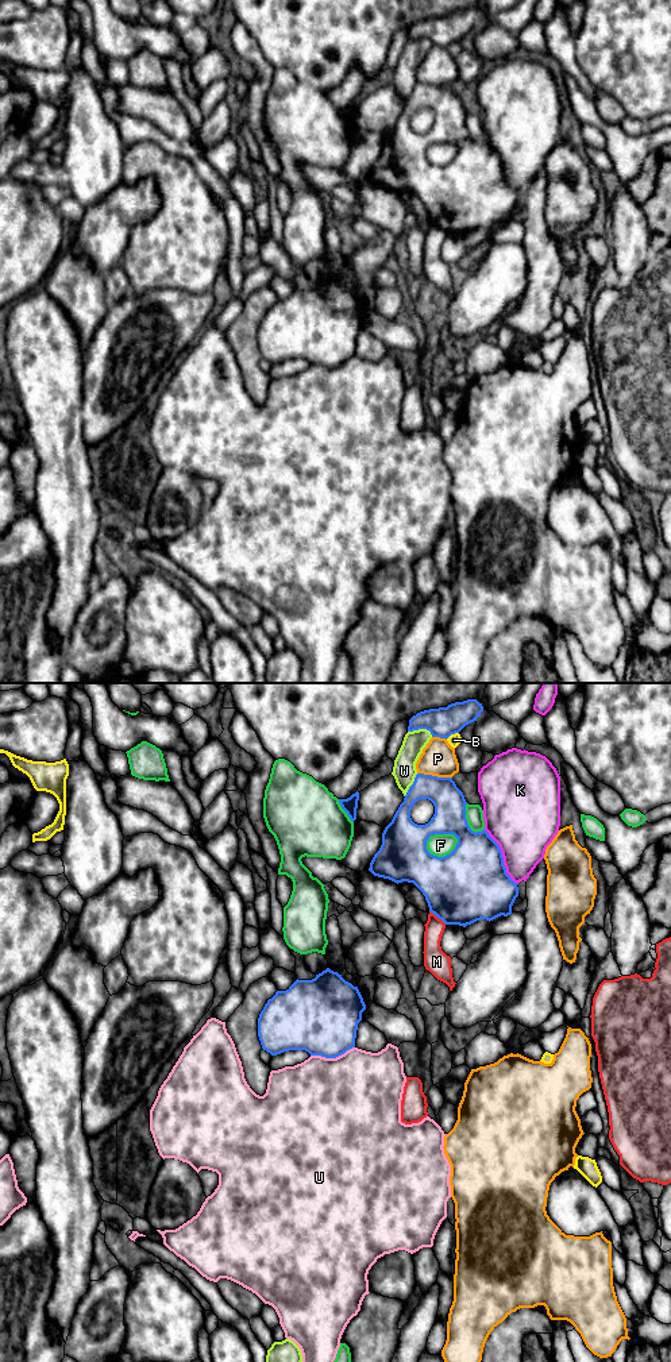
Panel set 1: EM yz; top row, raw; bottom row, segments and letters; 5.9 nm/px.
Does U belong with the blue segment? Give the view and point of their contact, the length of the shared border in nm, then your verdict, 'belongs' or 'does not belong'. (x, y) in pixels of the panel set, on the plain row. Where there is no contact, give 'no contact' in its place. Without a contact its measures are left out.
yz (332, 366) | 280 nm | belongs

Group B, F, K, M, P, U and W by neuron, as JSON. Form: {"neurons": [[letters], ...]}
{"neurons": [["B"], ["F"], ["K"], ["M"], ["P"], ["U"], ["W"]]}

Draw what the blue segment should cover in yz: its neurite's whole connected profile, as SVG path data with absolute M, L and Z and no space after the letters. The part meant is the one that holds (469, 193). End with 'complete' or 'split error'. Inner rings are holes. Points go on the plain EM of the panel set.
M417 82L404 111L392 131L382 142L382 154L374 163L369 180L378 186L394 192L413 192L425 205L429 220L446 234L466 236L477 229L493 229L512 223L512 215L518 205L518 196L506 182L500 154L486 139L473 140L466 128L466 108L452 86L437 86ZM428 108L435 115L435 123L425 134L417 134L410 127L413 113ZM435 143L454 143L458 147L455 158L437 166L428 161L427 150Z | complete

